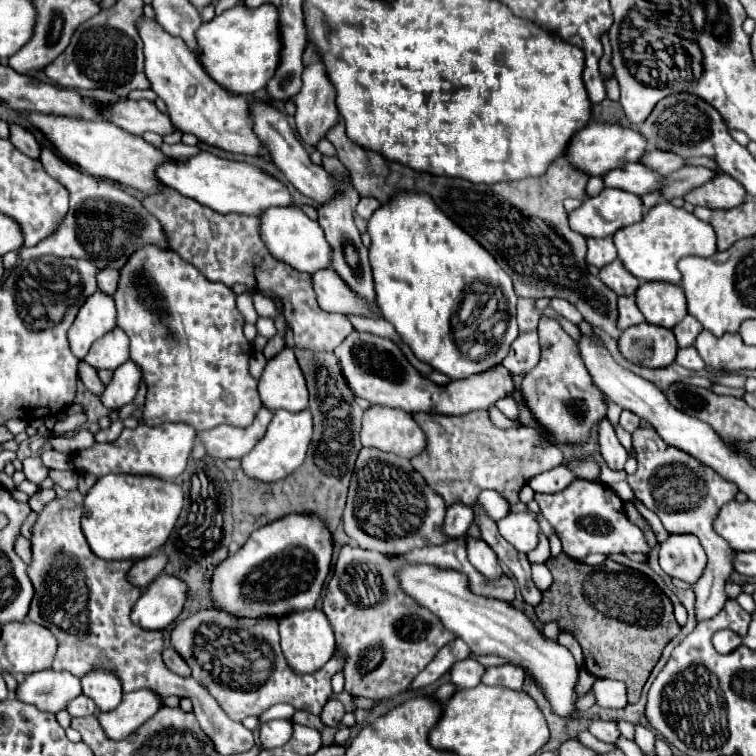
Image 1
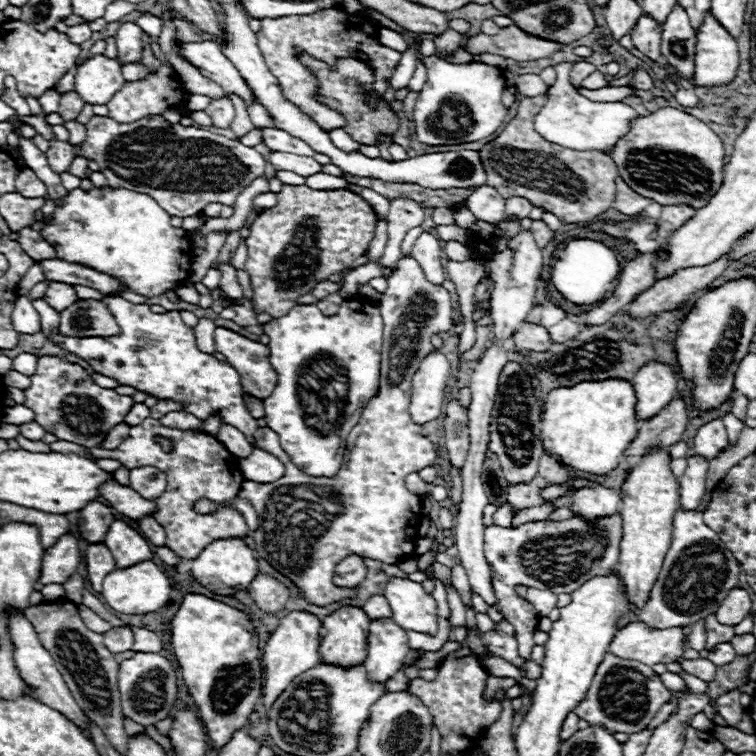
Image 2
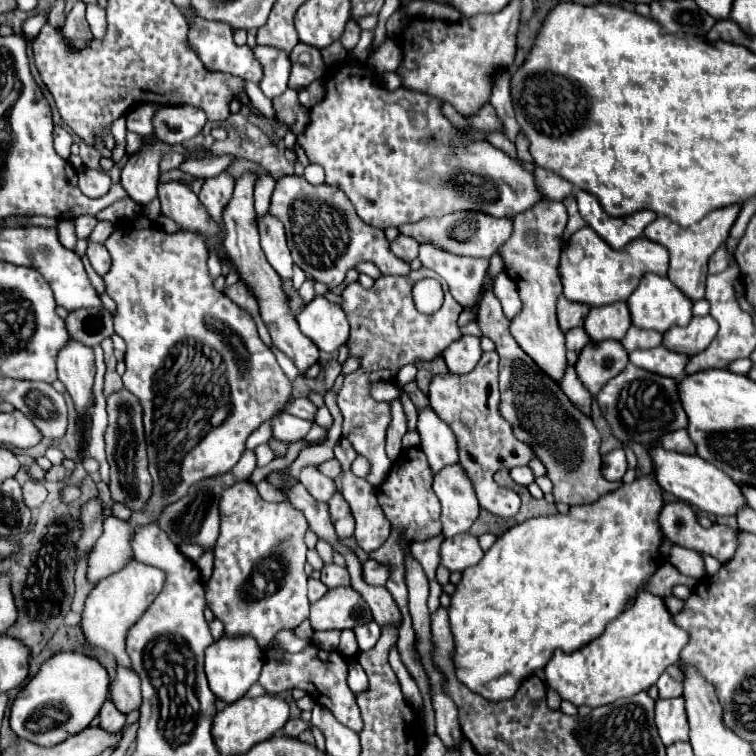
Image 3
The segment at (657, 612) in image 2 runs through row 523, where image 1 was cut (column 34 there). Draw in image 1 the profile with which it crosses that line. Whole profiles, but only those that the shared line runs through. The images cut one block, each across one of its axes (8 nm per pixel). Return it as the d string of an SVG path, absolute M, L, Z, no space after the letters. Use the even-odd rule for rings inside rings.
M42 670L38 674L28 674L18 686L18 700L36 704L44 712L58 712L66 708L66 702L82 694L80 678L70 672Z

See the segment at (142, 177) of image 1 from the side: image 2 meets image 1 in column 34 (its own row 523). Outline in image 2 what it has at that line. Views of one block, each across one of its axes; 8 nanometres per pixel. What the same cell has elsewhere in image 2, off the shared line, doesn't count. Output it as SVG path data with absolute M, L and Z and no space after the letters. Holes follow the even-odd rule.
M114 520L112 522L104 544L114 554L114 560L116 560L118 568L128 568L132 564L154 558L150 542L138 530L130 528L124 520Z

